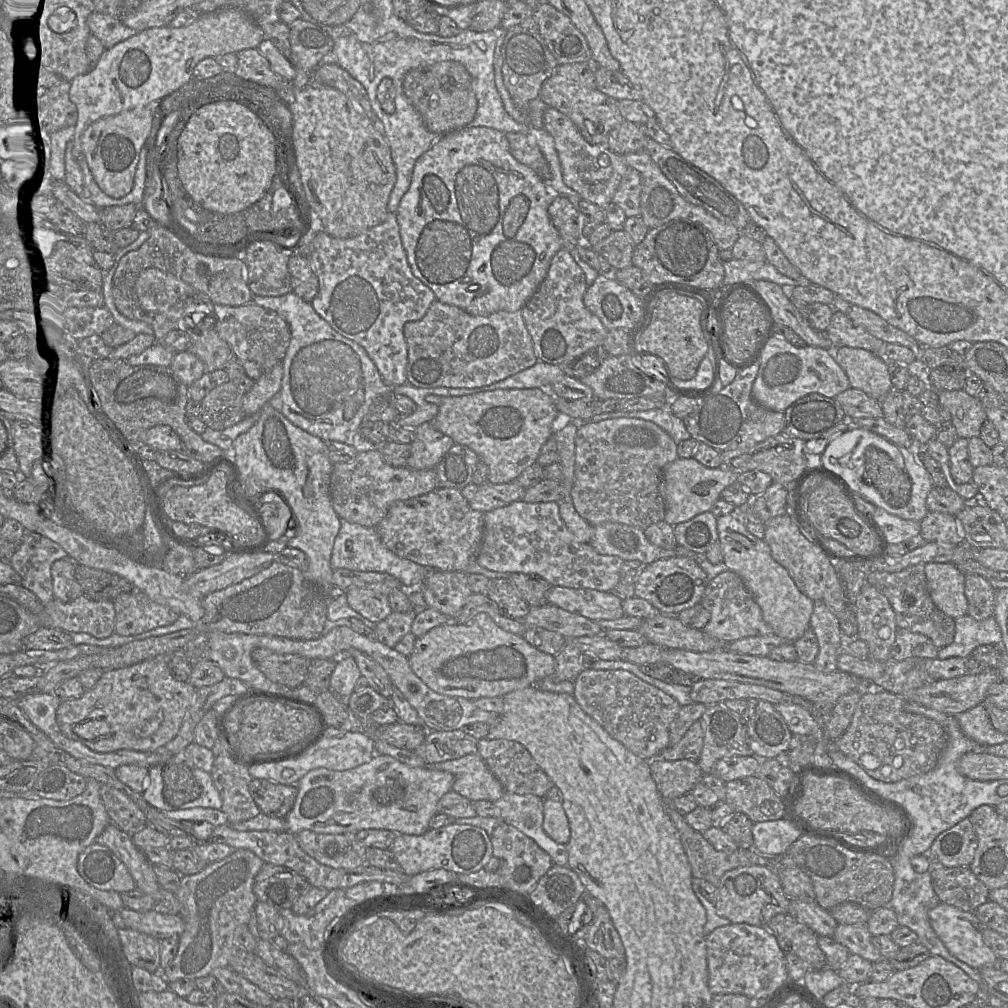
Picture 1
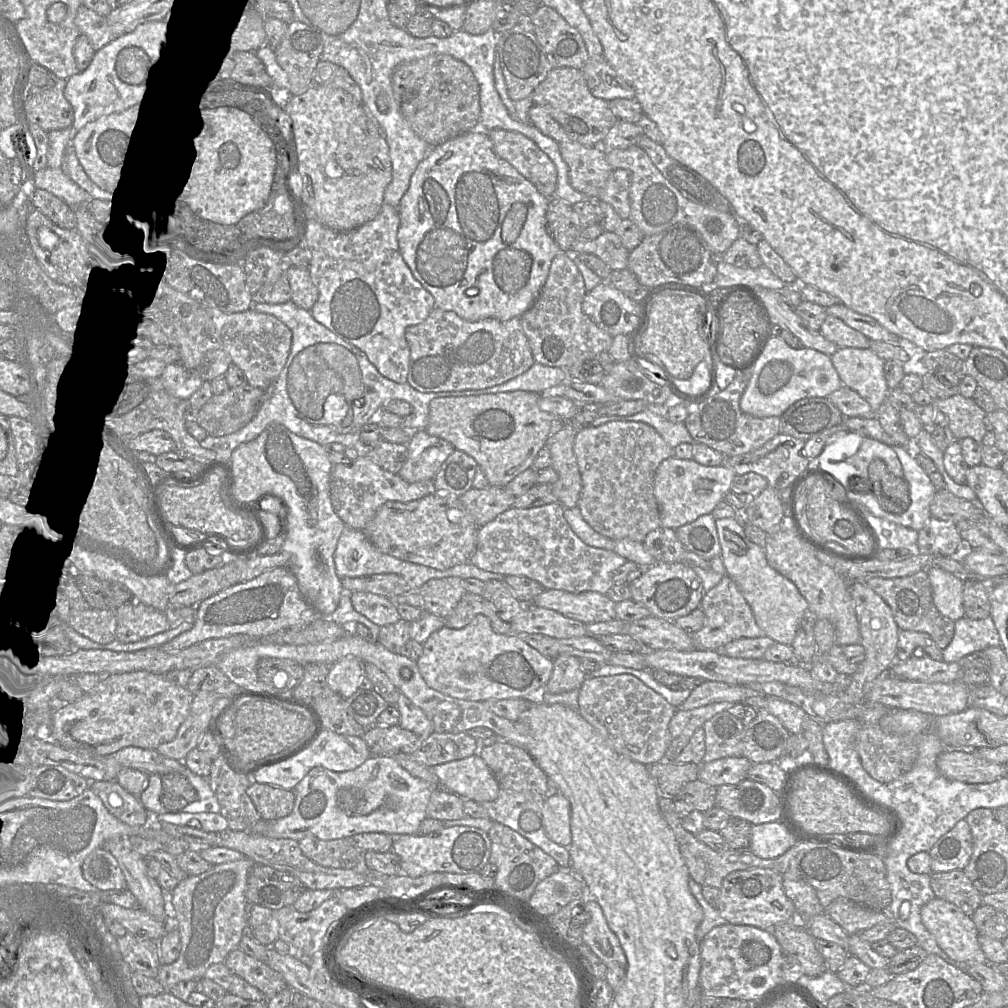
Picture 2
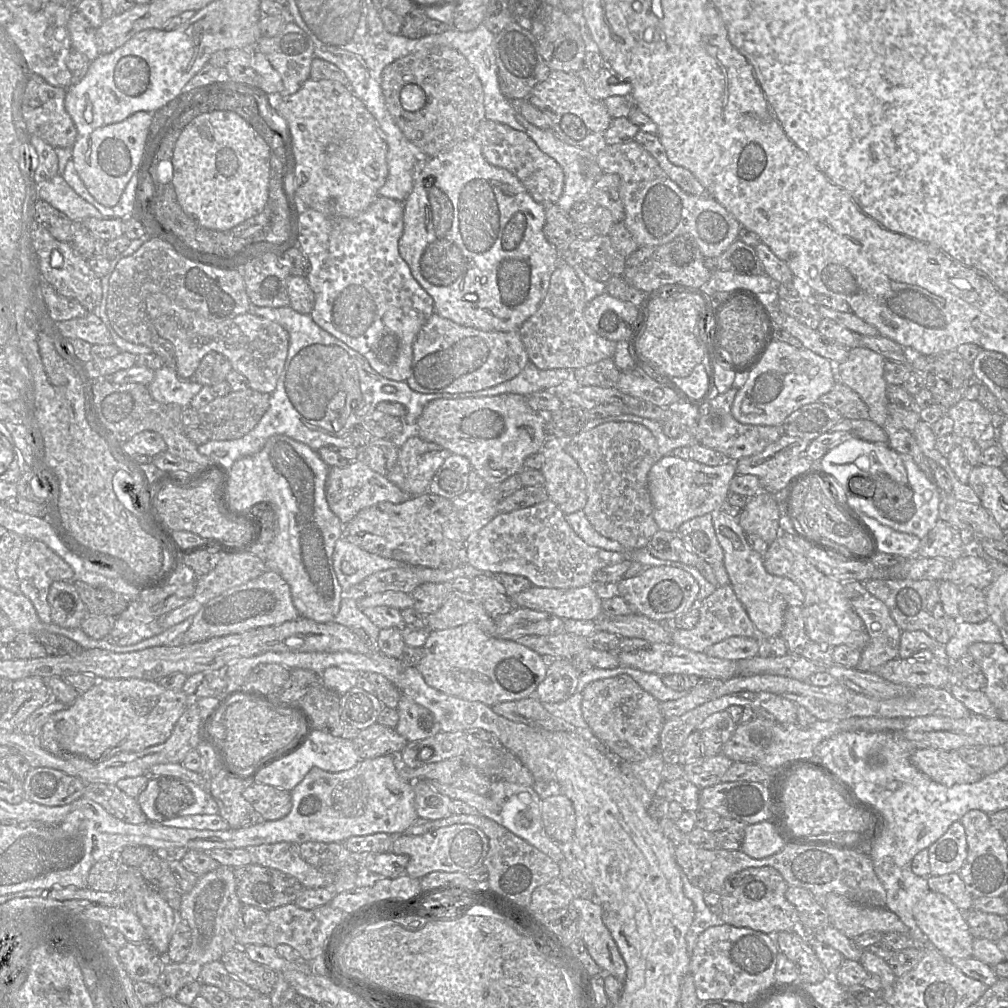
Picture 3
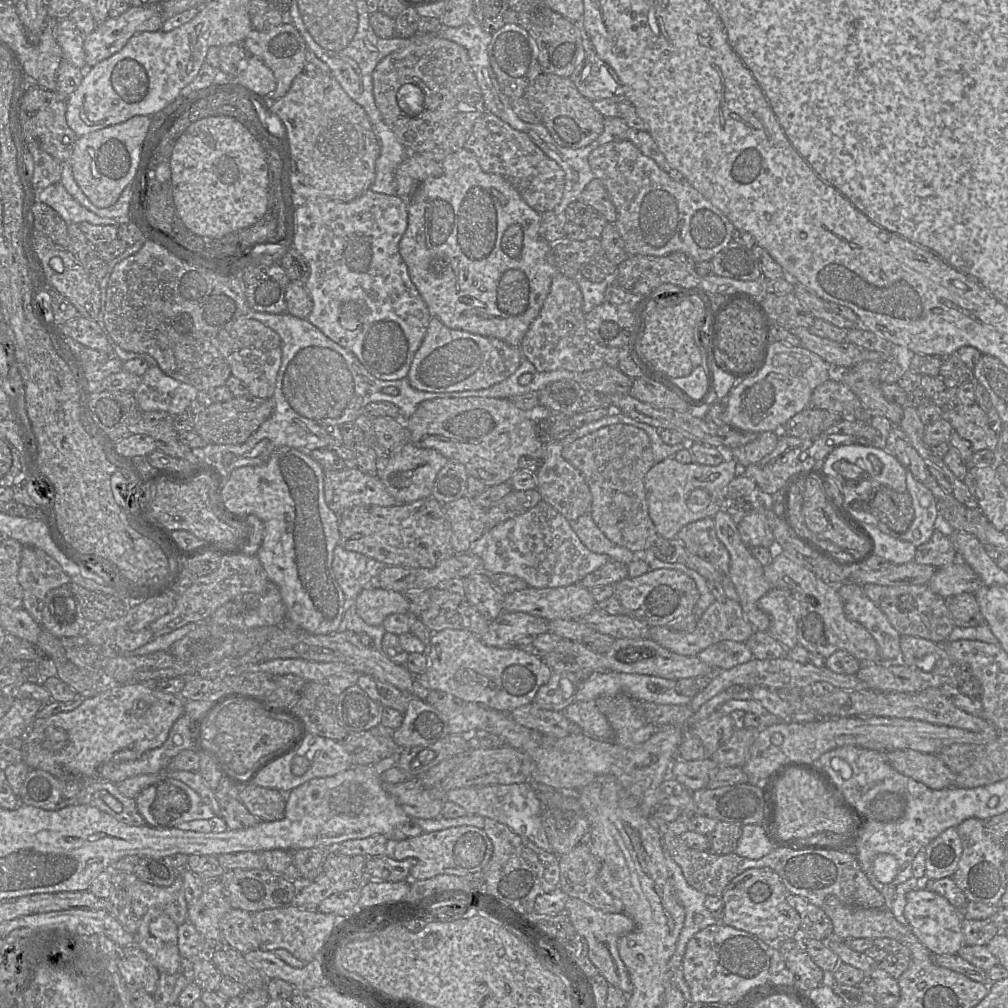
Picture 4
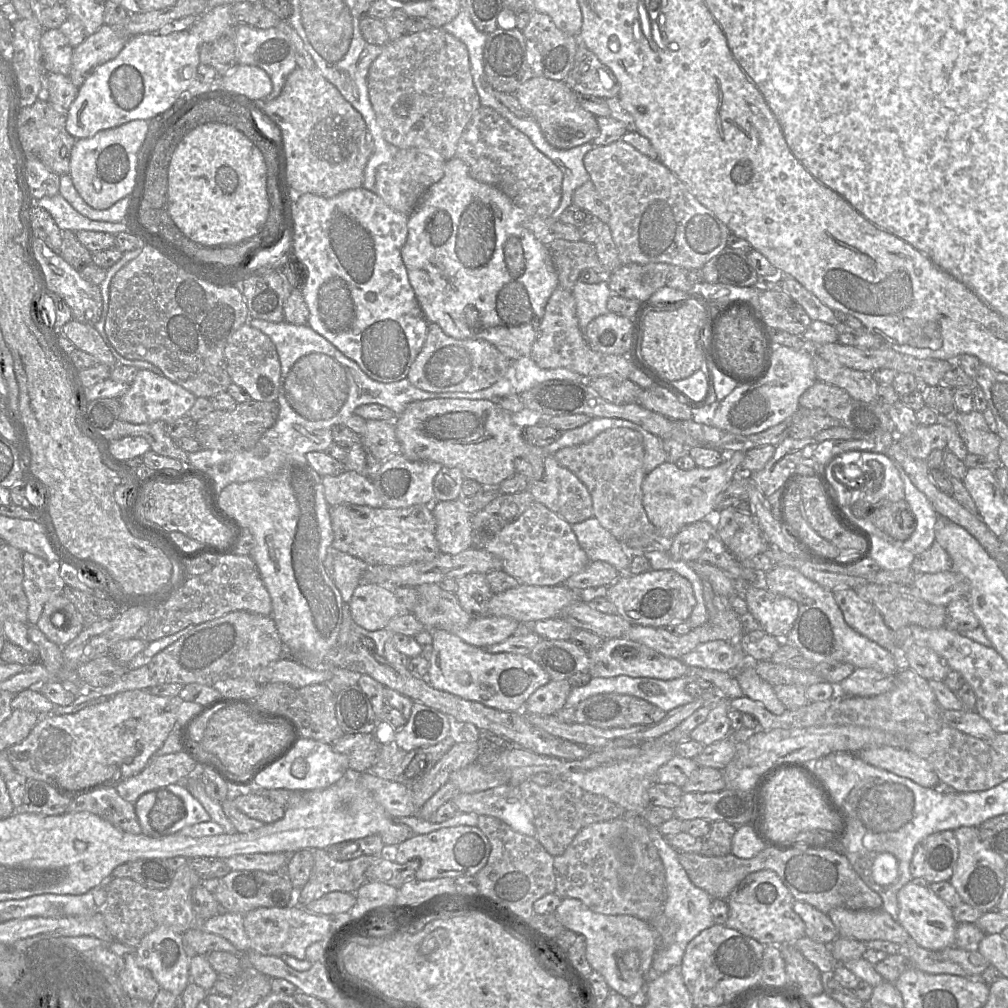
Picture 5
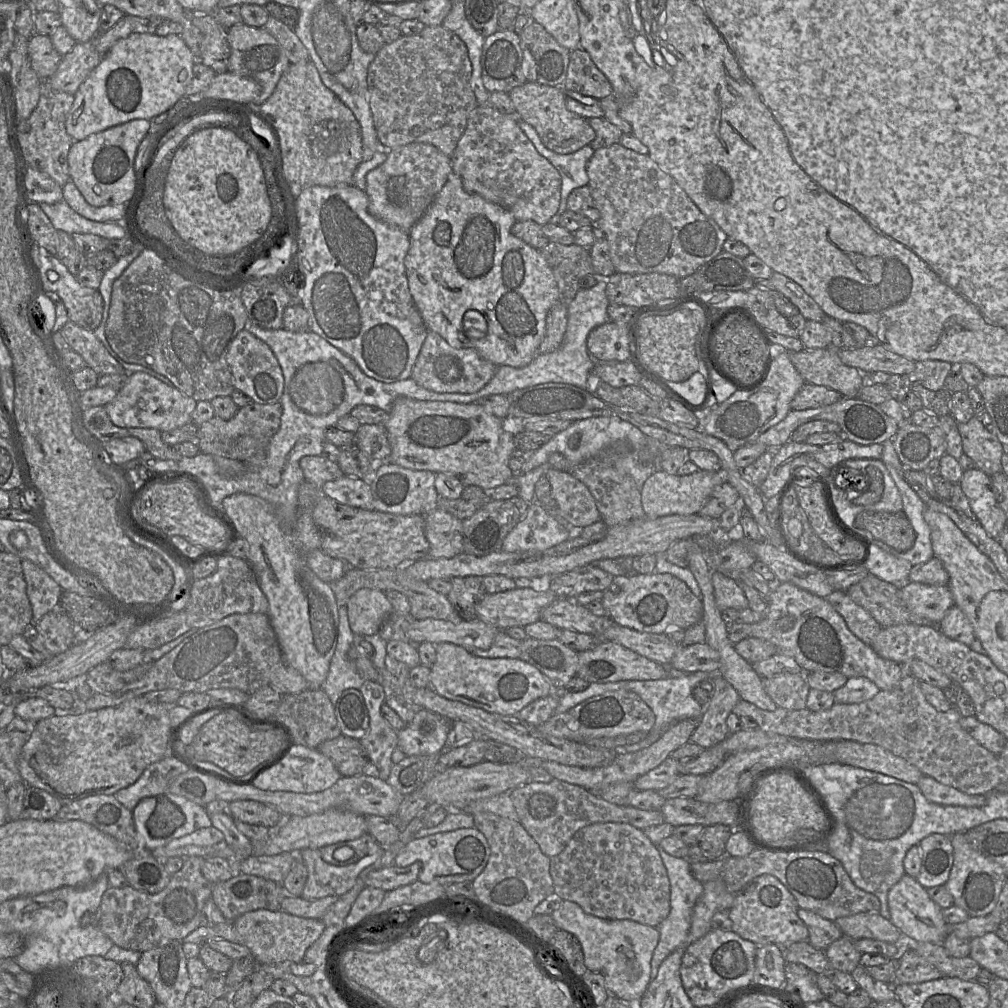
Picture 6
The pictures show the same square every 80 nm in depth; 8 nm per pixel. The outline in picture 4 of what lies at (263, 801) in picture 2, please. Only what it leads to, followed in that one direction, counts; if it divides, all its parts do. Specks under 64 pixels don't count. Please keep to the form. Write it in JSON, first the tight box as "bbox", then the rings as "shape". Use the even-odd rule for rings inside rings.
{"bbox":[239,784,287,821],"shape":[[[255,784],[240,787],[239,799],[260,821],[278,821],[285,816],[287,795]]]}

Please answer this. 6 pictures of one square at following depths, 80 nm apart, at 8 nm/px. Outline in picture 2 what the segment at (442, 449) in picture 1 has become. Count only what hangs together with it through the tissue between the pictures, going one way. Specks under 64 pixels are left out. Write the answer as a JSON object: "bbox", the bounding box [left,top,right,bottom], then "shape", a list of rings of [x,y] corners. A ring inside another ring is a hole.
{"bbox":[397,429,455,483],"shape":[[[425,429],[410,433],[407,448],[407,459],[397,475],[408,483],[432,481],[442,464],[455,450],[451,443],[428,434]]]}

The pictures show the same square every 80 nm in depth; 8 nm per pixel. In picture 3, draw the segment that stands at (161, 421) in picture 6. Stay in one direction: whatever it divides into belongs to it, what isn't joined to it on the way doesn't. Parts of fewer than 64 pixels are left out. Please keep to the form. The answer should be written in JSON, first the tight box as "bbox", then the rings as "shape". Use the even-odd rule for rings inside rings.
{"bbox":[147,366,202,408],"shape":[[[162,366],[155,370],[154,378],[147,388],[155,401],[164,404],[175,403],[185,408],[190,406],[190,401],[198,394],[202,385],[183,380],[174,369]]]}

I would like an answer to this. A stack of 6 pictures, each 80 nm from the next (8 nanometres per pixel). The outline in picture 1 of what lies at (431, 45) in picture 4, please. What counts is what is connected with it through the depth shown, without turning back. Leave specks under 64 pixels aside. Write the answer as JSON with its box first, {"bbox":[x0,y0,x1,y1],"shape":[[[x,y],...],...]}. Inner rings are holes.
{"bbox":[403,60,477,136],"shape":[[[447,60],[409,70],[403,78],[403,90],[426,128],[437,136],[466,127],[474,119],[477,100],[472,78],[467,69],[458,62]]]}

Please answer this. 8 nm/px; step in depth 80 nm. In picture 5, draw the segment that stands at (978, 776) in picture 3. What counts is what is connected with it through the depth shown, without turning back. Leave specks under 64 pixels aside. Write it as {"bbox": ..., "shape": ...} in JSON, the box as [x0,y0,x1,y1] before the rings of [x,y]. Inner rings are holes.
{"bbox":[855,746,940,788],"shape":[[[879,746],[862,749],[855,753],[864,762],[908,778],[928,788],[936,787],[940,780],[923,758],[903,748]]]}

